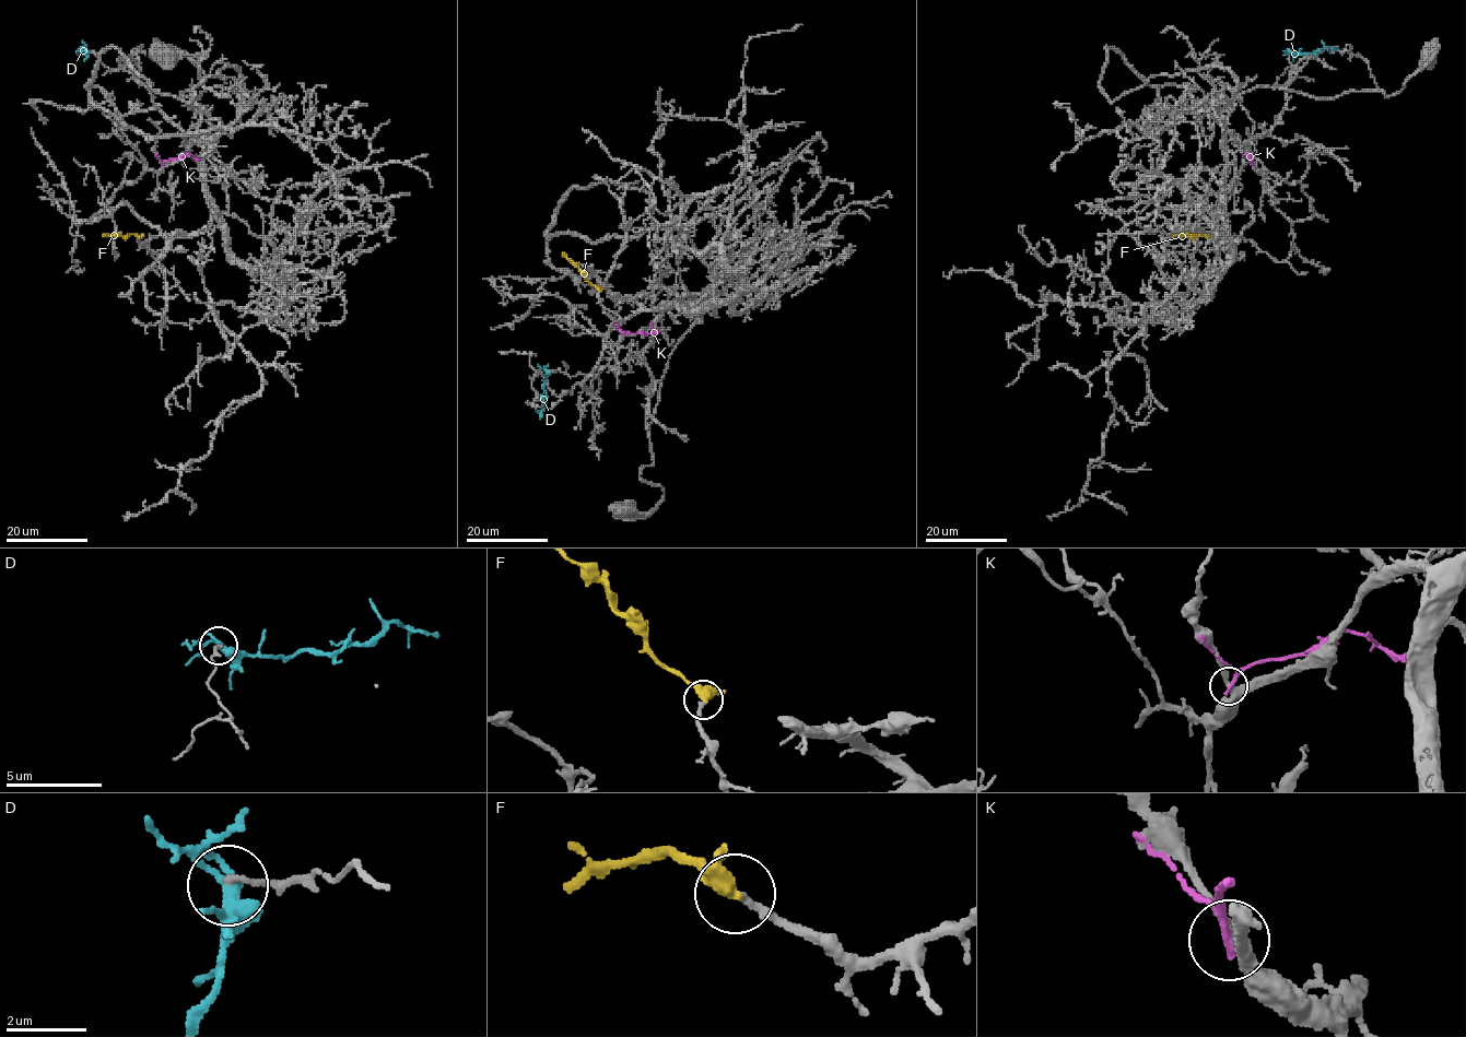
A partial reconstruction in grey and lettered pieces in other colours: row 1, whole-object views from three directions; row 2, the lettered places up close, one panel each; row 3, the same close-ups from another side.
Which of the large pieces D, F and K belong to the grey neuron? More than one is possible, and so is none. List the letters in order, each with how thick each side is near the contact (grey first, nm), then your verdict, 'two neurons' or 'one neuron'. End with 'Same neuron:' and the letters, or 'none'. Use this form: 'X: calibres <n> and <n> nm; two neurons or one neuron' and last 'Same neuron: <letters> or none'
D: calibres 140 and 360 nm; two neurons
F: calibres 200 and 380 nm; one neuron
K: calibres 240 and 160 nm; two neurons
Same neuron: F

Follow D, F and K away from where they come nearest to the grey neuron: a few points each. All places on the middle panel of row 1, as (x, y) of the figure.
D: (547, 372), (542, 387), (544, 405), (539, 419)
F: (599, 291), (563, 251)
K: (622, 333), (651, 334), (651, 322)

